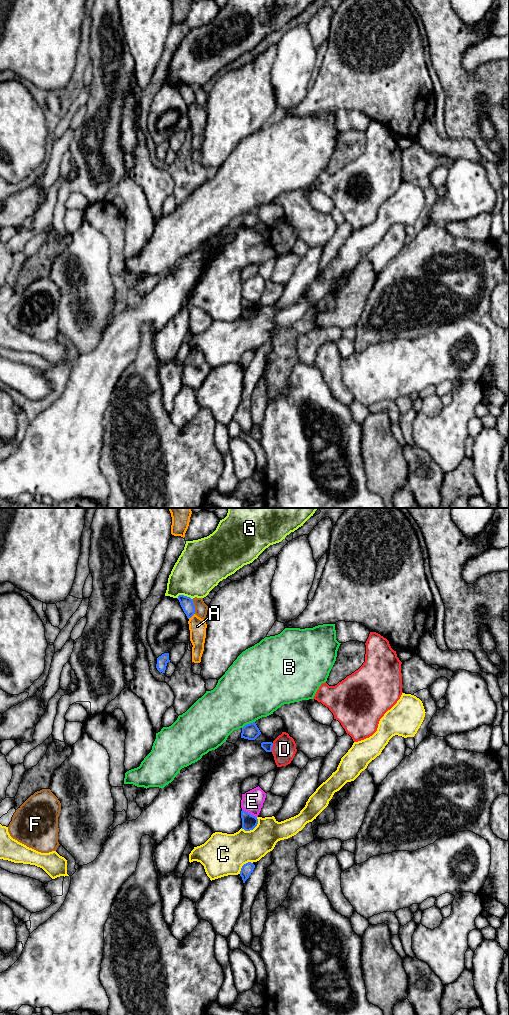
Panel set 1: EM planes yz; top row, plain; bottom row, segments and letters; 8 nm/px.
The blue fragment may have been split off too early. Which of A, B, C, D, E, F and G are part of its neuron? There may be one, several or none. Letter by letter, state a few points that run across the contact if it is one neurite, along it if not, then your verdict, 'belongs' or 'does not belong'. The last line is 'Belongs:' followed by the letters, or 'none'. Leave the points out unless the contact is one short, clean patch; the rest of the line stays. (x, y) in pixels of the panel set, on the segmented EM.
A: does not belong
B: does not belong
C: does not belong
D: line yz (273, 743), (271, 751); does not belong
E: does not belong
F: does not belong
G: line yz (177, 596), (184, 595), (192, 599); does not belong
Belongs: none

